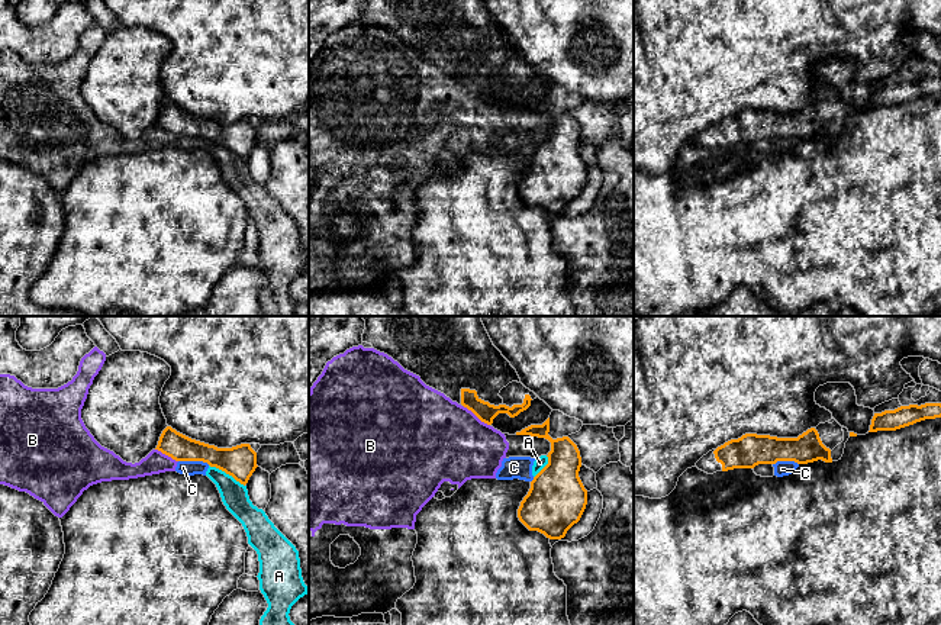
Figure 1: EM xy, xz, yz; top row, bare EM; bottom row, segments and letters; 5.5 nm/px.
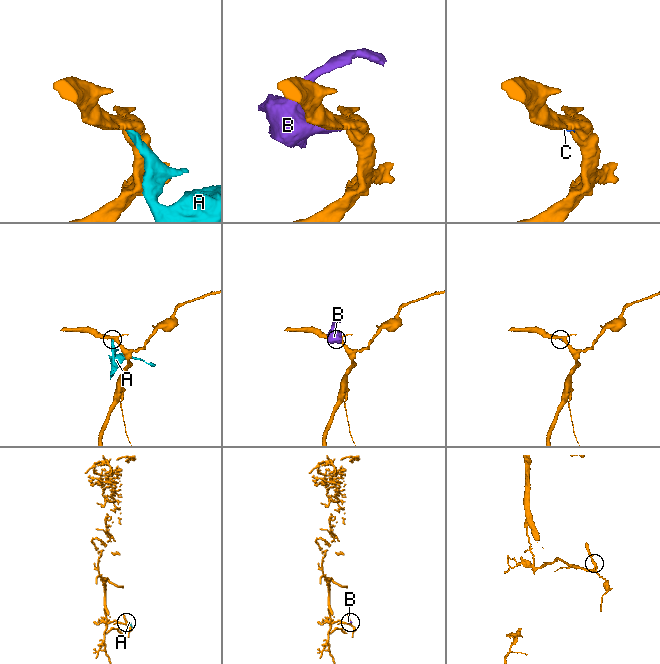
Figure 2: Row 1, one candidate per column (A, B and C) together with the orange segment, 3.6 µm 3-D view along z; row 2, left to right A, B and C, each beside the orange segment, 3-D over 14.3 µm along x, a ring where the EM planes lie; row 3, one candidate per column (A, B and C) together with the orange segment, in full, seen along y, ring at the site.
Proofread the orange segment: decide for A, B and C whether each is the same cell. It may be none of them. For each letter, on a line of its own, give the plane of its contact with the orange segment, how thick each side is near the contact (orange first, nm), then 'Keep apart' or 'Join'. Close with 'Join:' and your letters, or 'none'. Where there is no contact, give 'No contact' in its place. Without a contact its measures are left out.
A: Touches orange in xy. Thickness 180 nm (orange) against 150 nm. Keep apart
B: Touches orange in xz. Thickness 110 nm (orange) against 460 nm. Keep apart
C: Touches orange in xy. Thickness 180 nm (orange) against 80 nm. Keep apart
Join: none

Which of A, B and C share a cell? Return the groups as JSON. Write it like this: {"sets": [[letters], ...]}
{"sets": [["A", "B", "C"]]}

